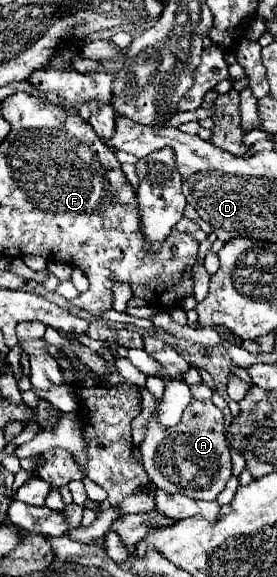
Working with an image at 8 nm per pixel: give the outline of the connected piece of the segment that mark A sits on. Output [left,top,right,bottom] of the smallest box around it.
[140,399,232,499]

